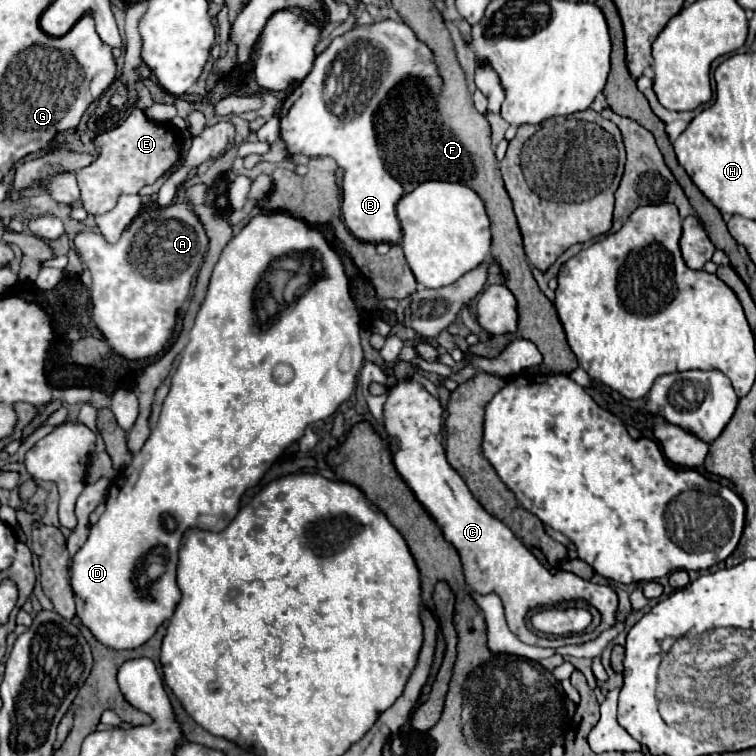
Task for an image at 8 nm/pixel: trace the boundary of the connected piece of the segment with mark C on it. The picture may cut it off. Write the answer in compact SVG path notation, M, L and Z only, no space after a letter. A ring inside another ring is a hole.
M405 380L391 388L389 398L385 402L385 430L395 440L395 450L393 450L395 468L409 484L417 500L441 526L445 538L457 548L463 562L467 584L479 594L489 594L489 592L499 594L505 606L505 616L511 632L525 644L549 646L549 648L565 644L585 644L587 640L597 638L599 632L615 626L619 600L611 586L593 584L560 569L551 574L521 544L521 540L511 532L509 526L505 526L501 520L485 512L485 508L481 508L481 504L473 498L463 478L449 466L445 458L445 450L441 444L443 442L441 424L443 424L443 408L439 400L433 398L421 384ZM567 600L585 600L591 606L595 606L601 614L601 624L593 632L560 638L539 636L527 628L525 617L531 608L551 606Z

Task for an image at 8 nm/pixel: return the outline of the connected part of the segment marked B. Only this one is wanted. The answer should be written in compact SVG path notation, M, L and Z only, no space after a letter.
M381 20L369 26L355 26L349 32L333 38L333 42L315 58L315 66L283 102L281 108L281 138L287 144L291 157L295 163L306 165L311 158L329 156L333 158L343 170L343 218L347 228L365 242L393 242L401 238L401 226L395 214L395 204L403 196L403 188L397 180L393 180L387 170L377 146L375 128L373 128L373 114L385 96L405 80L415 78L419 80L431 94L439 94L443 88L443 78L435 64L433 50L417 38L417 34L405 24L395 20Z

